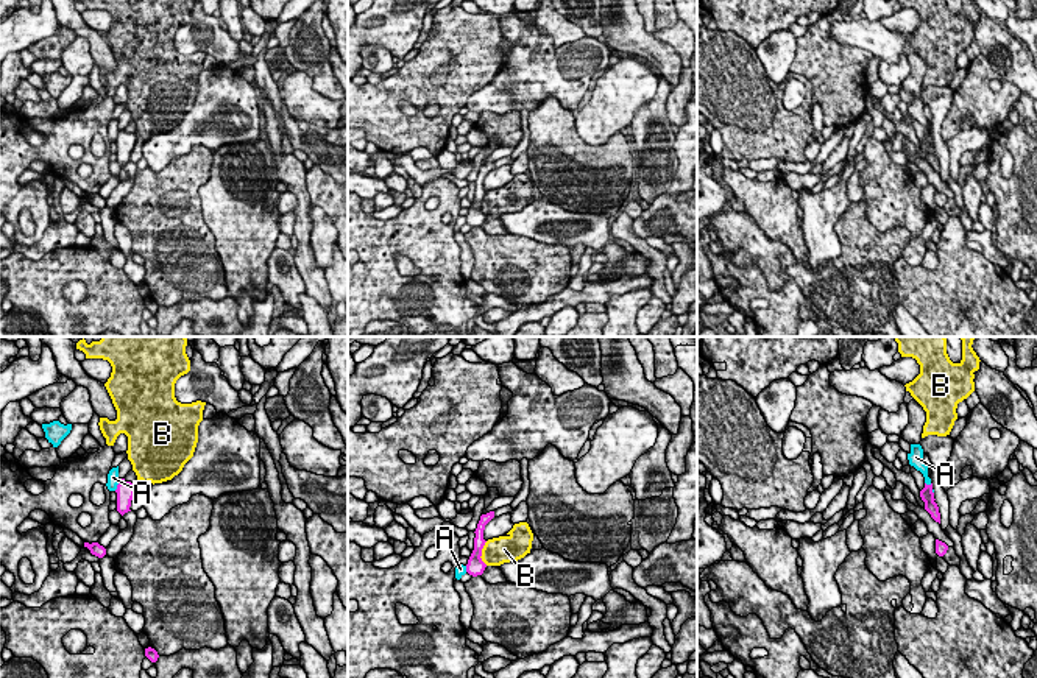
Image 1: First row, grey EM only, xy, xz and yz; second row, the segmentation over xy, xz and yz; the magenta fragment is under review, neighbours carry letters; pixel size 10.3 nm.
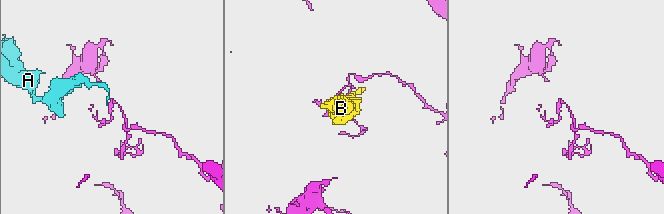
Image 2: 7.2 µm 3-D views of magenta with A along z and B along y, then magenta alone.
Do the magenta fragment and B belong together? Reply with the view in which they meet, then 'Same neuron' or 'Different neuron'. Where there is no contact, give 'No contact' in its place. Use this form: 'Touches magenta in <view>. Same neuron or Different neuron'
Touches magenta in xz. Different neuron

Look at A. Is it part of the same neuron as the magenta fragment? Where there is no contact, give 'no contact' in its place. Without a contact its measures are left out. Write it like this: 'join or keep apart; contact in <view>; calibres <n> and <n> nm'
keep apart; contact in xy; calibres 190 and 130 nm

